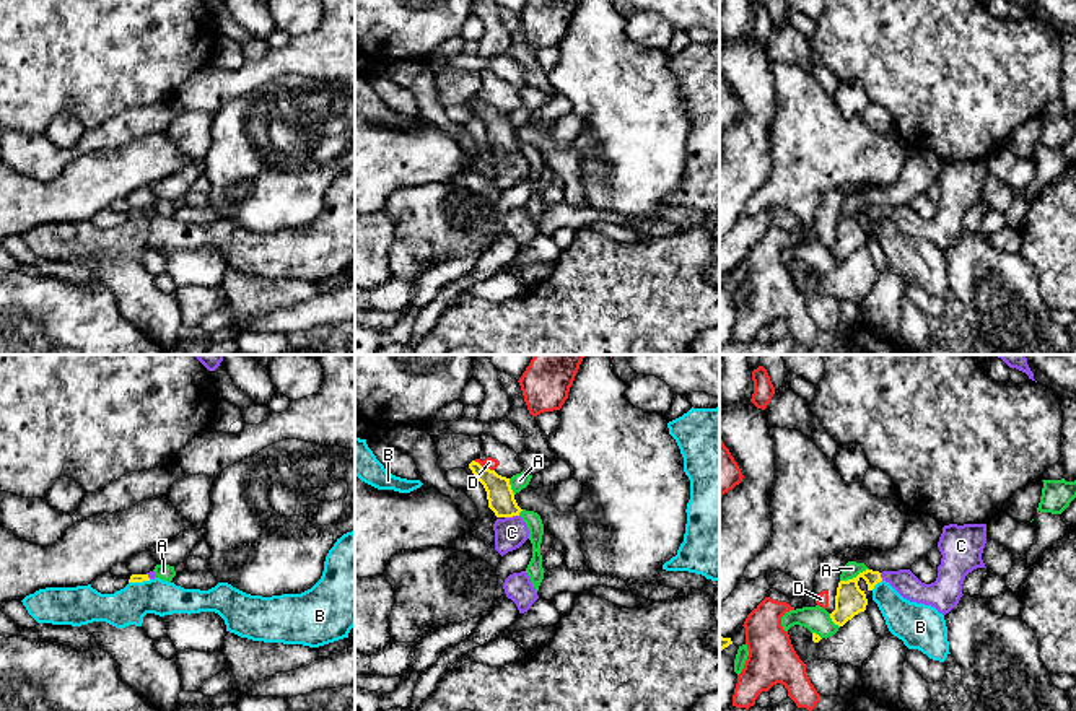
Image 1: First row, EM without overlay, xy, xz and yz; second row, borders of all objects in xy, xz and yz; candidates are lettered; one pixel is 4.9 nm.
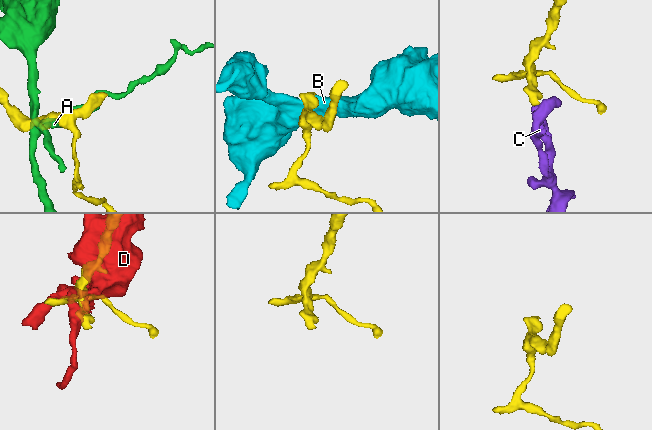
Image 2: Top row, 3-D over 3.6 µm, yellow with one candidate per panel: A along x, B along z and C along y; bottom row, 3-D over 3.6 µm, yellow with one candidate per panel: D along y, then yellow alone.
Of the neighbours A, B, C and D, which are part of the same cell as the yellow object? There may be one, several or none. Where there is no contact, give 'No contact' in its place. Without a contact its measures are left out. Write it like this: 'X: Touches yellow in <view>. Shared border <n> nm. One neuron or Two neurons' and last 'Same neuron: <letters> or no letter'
A: Touches yellow in yz. Shared border 160 nm. Two neurons
B: Touches yellow in yz. Shared border 80 nm. Two neurons
C: Touches yellow in xz. Shared border 70 nm. One neuron
D: Touches yellow in xz. Shared border 120 nm. Two neurons
Same neuron: C

